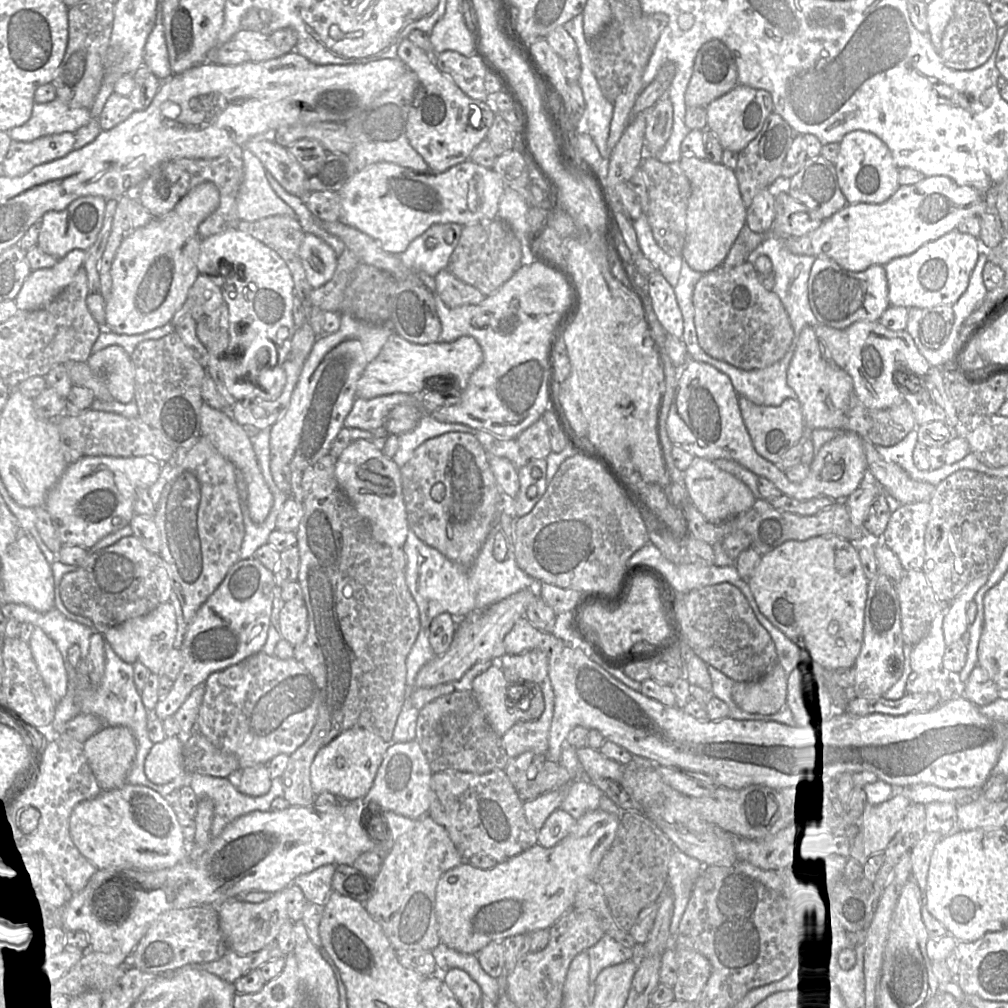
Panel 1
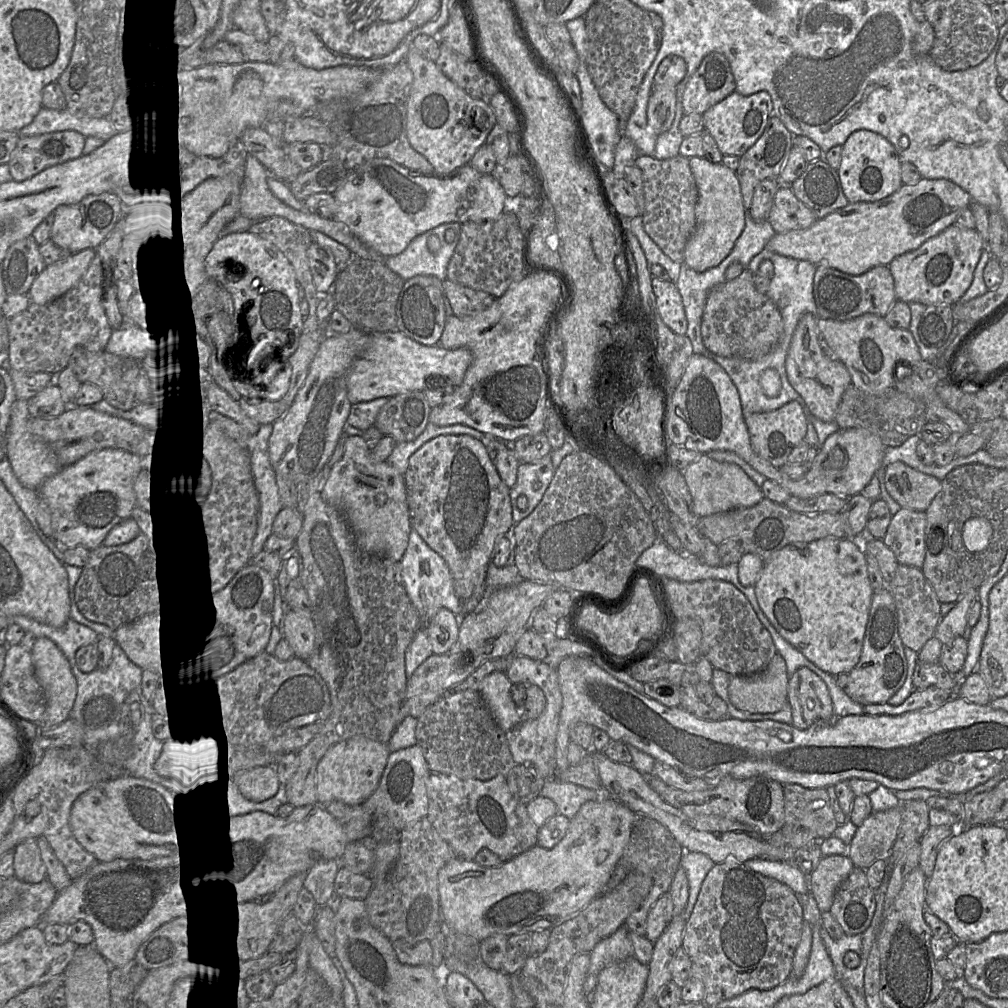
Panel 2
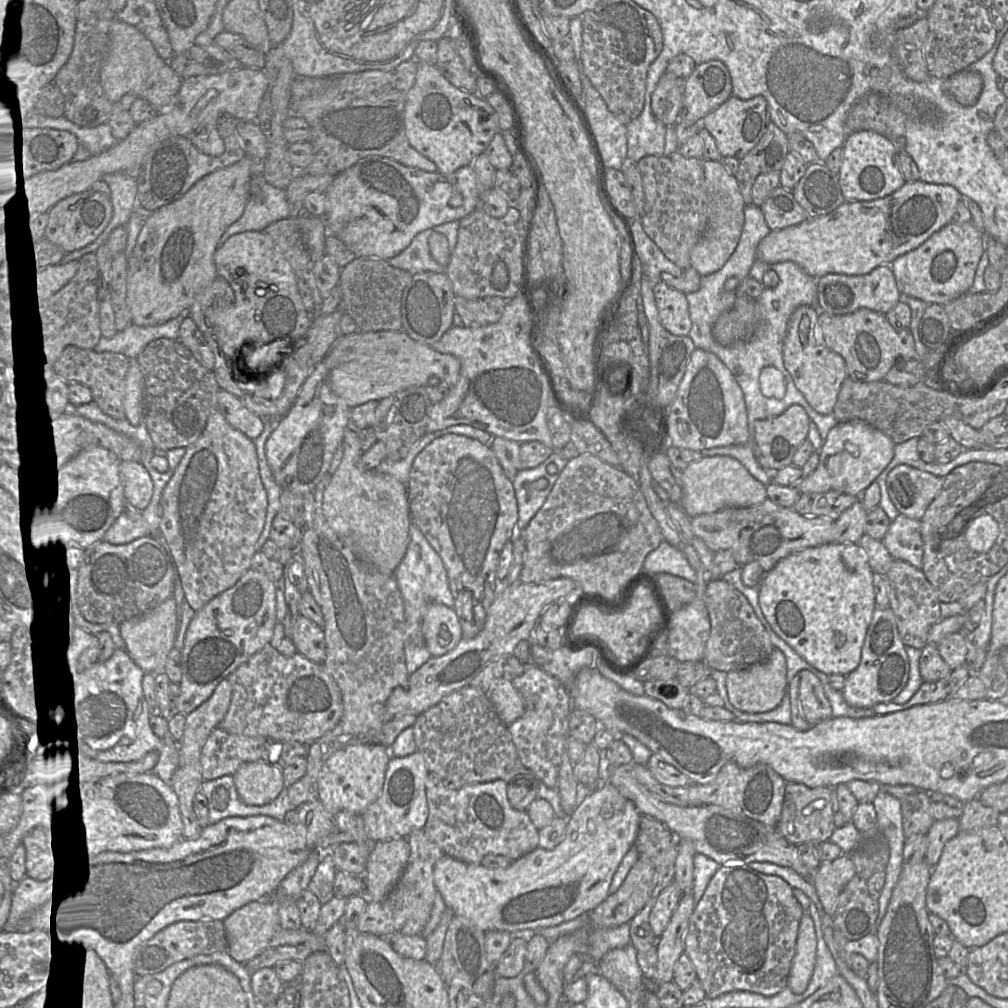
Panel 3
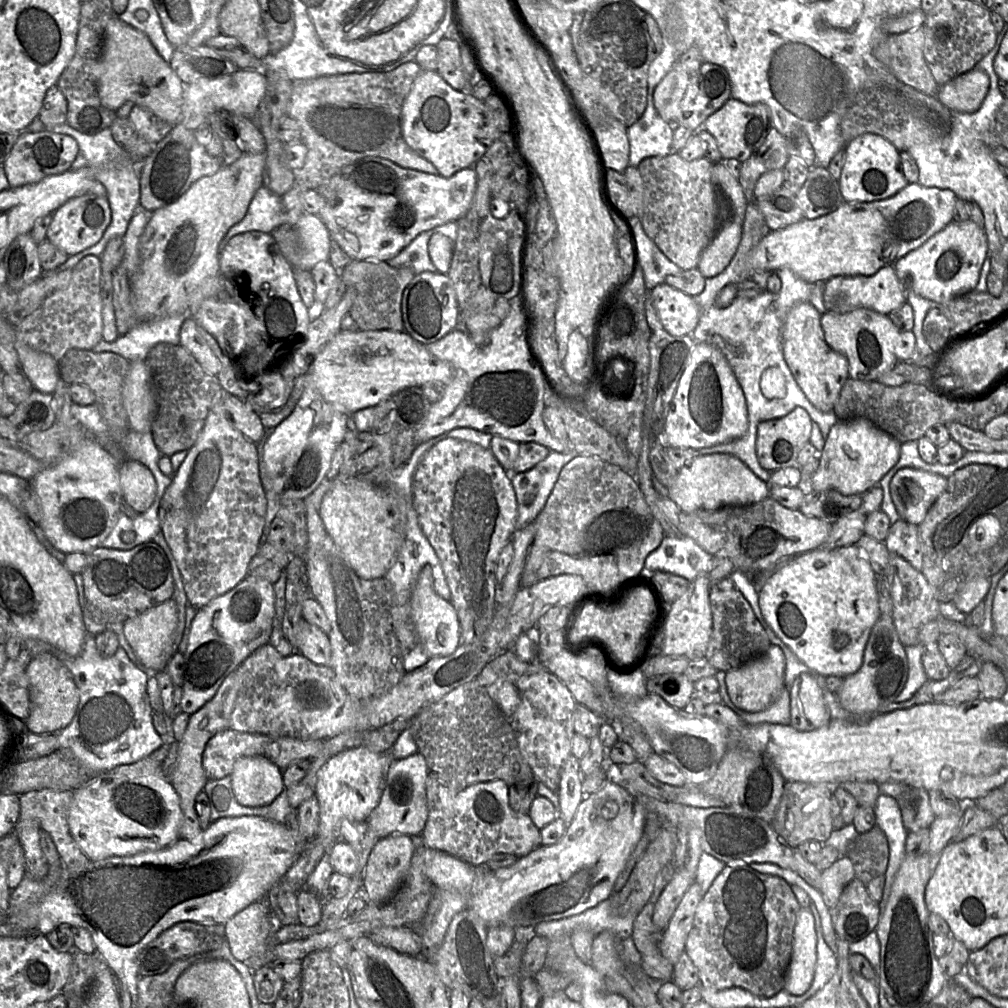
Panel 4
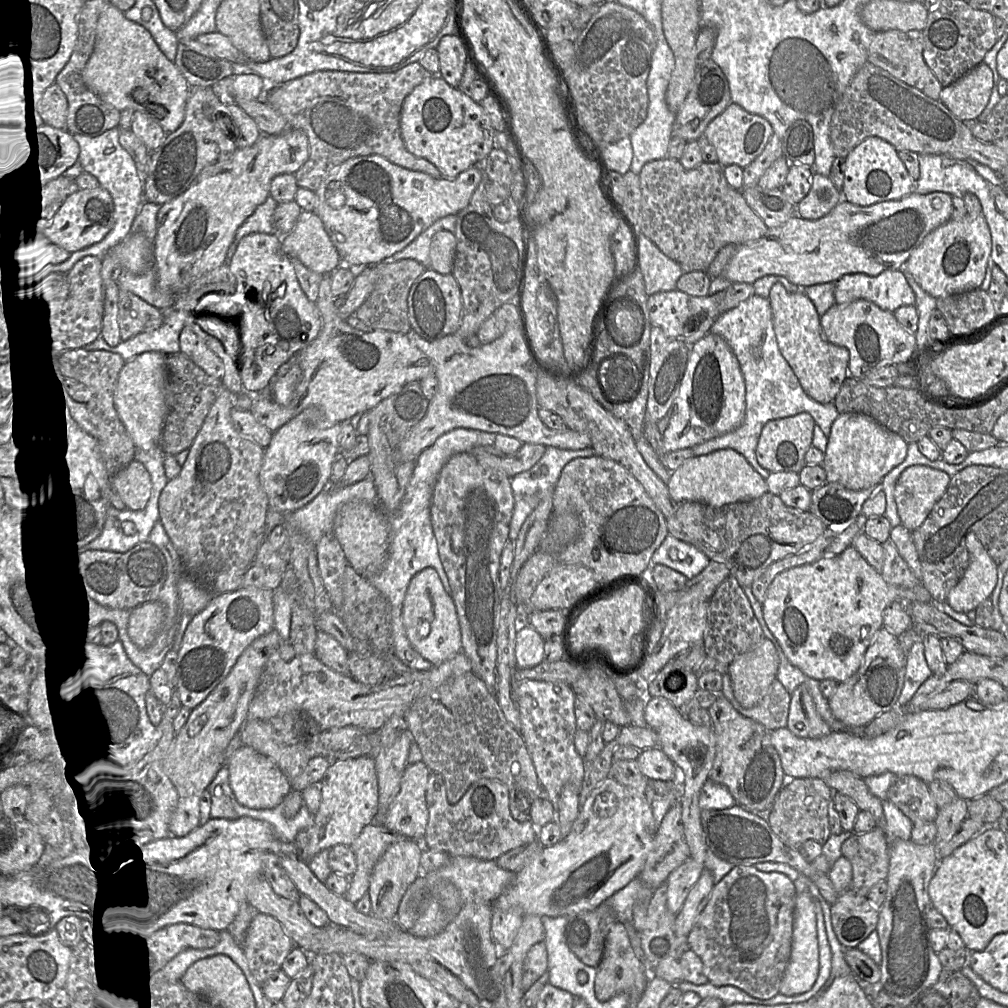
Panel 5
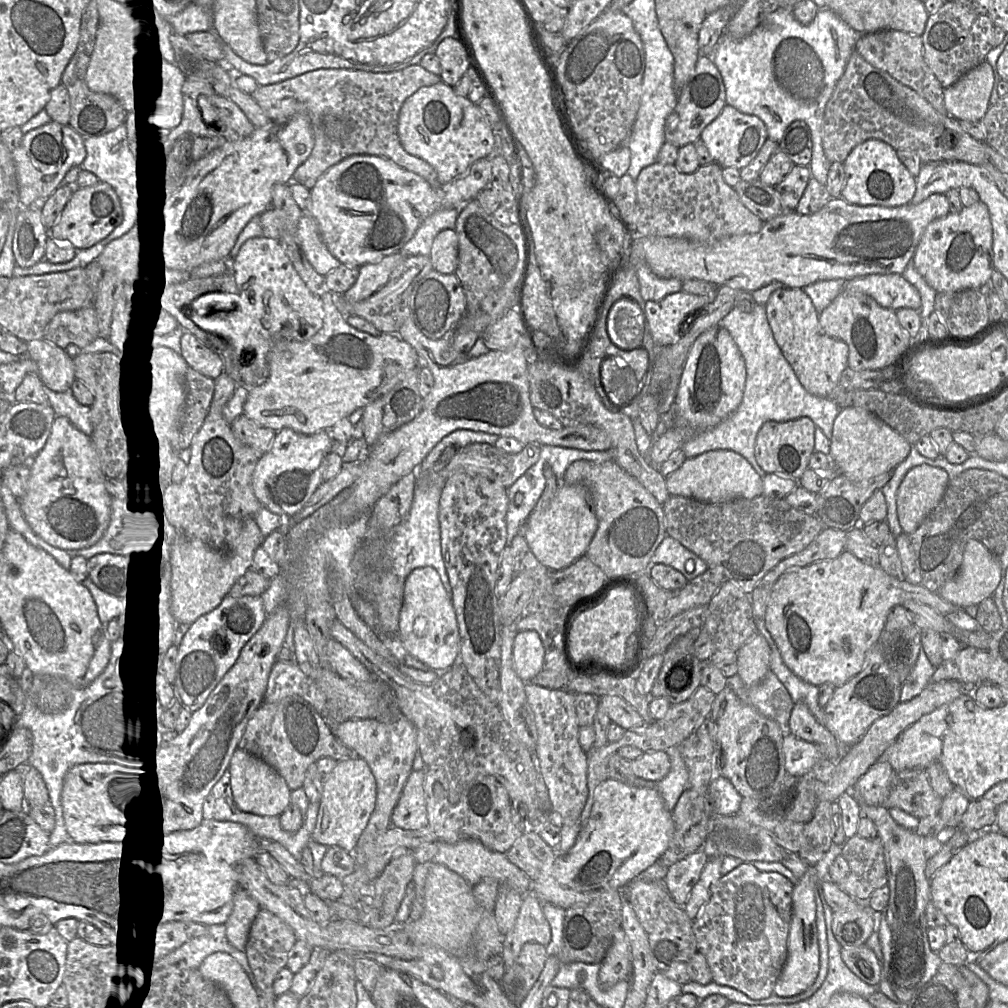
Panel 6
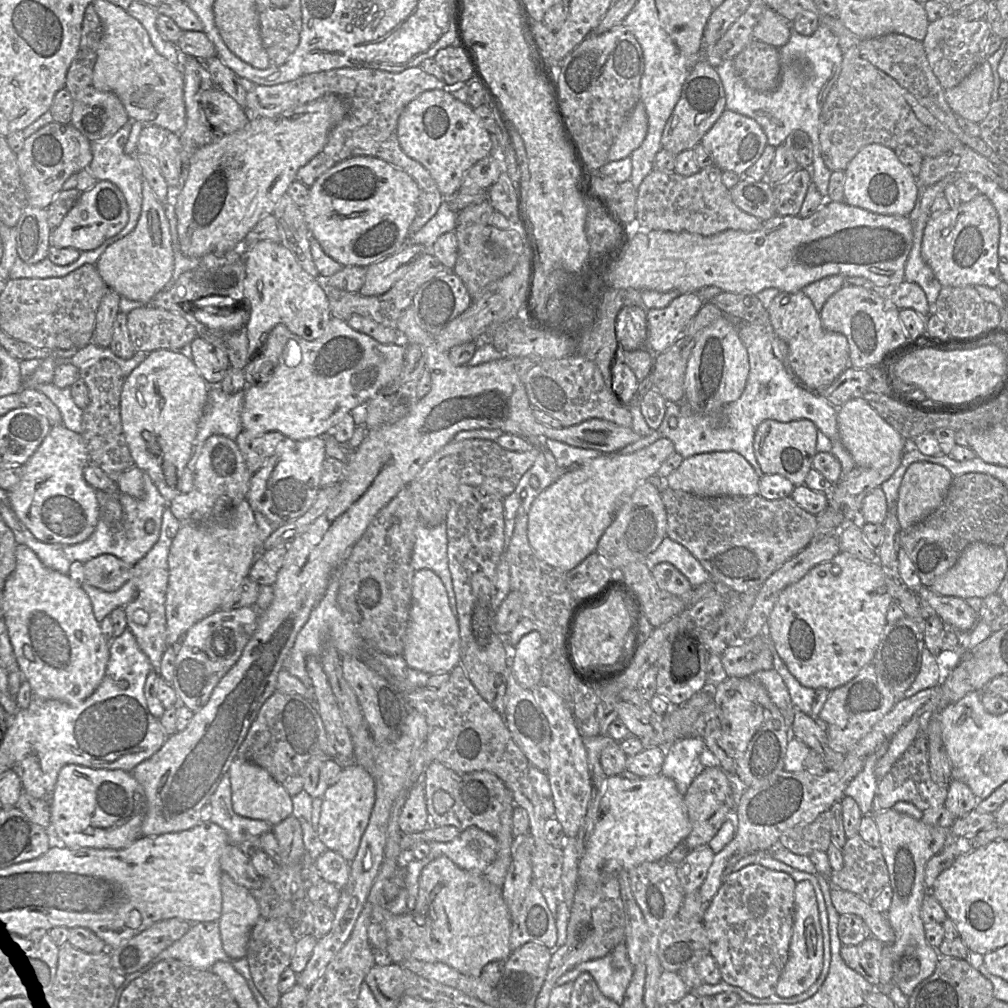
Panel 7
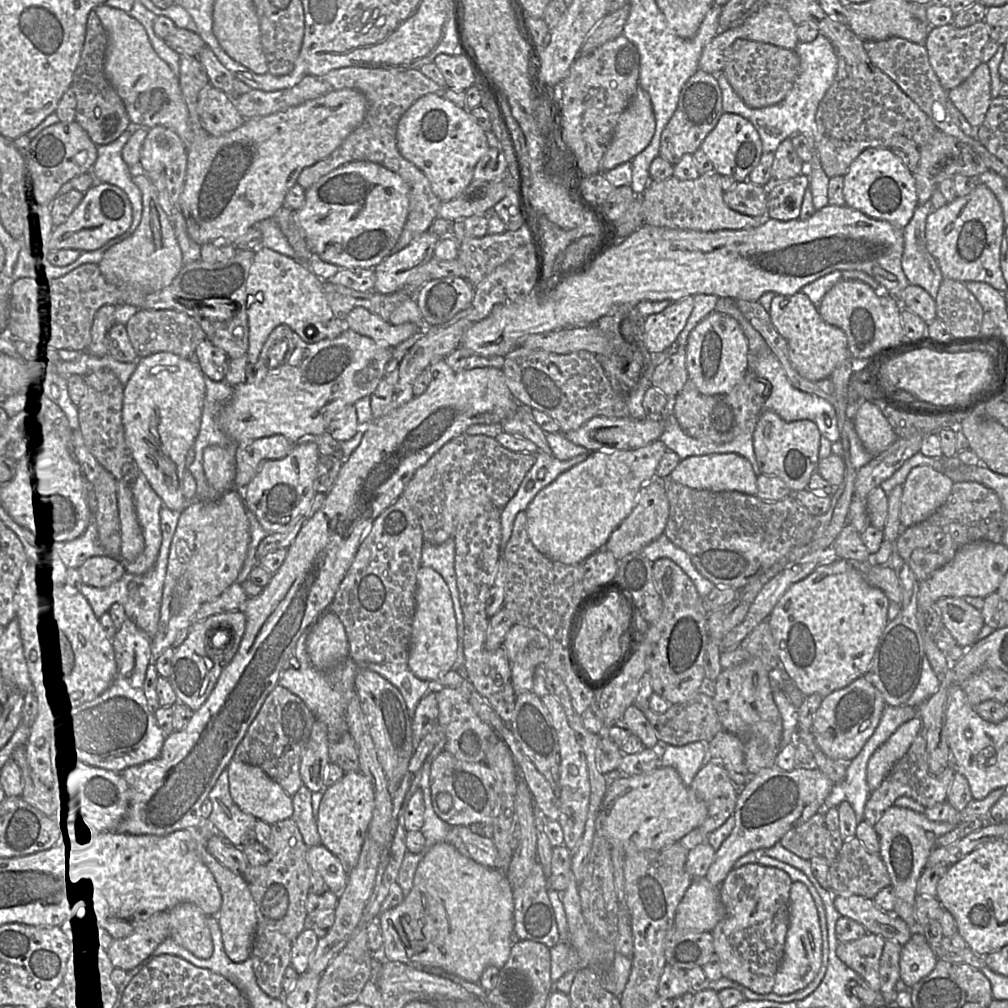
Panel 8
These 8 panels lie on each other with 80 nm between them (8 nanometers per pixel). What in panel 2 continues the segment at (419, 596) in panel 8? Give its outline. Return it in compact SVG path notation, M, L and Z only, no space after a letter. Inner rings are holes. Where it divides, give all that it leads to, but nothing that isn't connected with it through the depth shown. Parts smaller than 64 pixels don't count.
M441 608L428 626L428 637L434 654L443 655L455 644L459 635L460 617Z

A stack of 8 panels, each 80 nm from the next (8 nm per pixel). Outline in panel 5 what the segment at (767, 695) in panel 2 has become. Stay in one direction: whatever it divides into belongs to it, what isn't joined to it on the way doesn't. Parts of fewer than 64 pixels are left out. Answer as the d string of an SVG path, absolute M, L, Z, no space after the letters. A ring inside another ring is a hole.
M767 638L754 649L735 657L729 664L733 695L744 708L752 708L765 696L776 679L779 656Z

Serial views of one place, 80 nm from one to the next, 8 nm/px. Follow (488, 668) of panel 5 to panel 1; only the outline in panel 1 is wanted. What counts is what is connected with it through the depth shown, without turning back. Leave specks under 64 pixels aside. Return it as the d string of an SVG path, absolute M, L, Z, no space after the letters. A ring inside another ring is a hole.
M448 432L421 444L401 468L402 491L409 529L426 545L466 568L474 563L502 512L502 491L478 439L463 432Z

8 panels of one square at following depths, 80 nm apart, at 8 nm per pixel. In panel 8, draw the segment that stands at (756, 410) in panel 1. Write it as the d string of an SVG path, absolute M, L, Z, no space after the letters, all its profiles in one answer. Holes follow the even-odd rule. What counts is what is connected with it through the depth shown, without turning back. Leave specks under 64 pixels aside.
M764 410L753 431L754 453L760 471L781 478L792 493L808 488L819 462L821 433L811 420L787 422L771 410Z

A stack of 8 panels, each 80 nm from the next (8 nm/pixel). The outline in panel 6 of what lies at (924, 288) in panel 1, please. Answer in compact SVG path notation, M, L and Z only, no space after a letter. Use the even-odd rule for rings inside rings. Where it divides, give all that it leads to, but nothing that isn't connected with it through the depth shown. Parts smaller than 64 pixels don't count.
M982 201L963 207L958 213L931 221L916 247L912 264L937 292L979 289L990 279L993 266L993 230L988 207Z

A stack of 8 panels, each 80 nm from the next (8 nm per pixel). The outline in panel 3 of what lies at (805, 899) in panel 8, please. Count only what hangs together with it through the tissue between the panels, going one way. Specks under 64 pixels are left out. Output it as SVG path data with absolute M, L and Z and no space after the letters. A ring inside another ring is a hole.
M803 911L798 929L795 955L786 986L795 994L802 994L807 989L816 962L817 946L814 923L809 913Z

